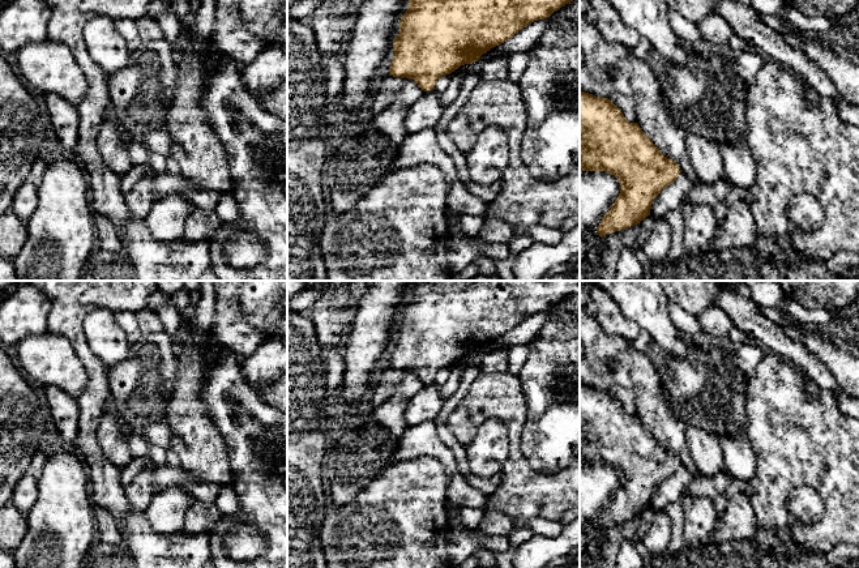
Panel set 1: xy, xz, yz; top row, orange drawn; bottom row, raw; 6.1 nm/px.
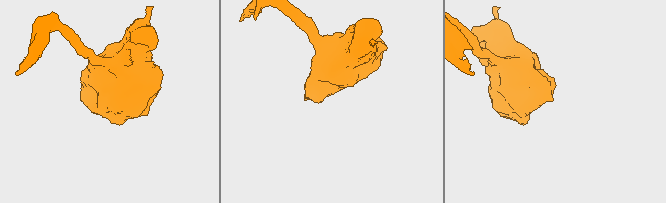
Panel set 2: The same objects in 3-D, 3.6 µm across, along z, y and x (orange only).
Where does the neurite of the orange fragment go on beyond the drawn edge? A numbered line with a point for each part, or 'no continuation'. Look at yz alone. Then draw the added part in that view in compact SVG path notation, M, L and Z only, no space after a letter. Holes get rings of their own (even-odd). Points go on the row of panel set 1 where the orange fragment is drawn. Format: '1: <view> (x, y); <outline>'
no continuation

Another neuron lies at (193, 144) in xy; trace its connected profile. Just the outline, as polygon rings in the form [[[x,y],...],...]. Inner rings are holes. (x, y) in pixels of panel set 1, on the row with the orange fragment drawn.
[[[178,55],[178,87],[164,131],[180,176],[202,189],[231,192],[234,181],[226,150],[201,104],[204,82],[201,64]]]

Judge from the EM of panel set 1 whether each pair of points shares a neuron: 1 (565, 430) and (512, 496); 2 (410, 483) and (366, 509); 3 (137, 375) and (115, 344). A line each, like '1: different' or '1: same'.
1: different
2: same
3: different

